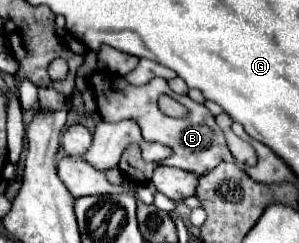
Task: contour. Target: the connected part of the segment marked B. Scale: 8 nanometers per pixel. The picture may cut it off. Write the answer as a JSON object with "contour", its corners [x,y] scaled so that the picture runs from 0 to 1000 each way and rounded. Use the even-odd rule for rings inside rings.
{"contour":[[[318,296],[318,305],[298,313],[298,354],[318,379],[324,461],[351,502],[452,494],[465,510],[465,527],[472,527],[472,551],[478,551],[485,584],[532,584],[532,593],[552,593],[552,601],[565,601],[579,617],[579,634],[559,658],[545,658],[538,675],[612,691],[625,708],[679,724],[679,716],[706,708],[732,667],[786,667],[786,650],[773,642],[773,626],[766,626],[766,609],[753,593],[739,527],[719,510],[712,469],[686,436],[645,420],[632,395],[592,395],[565,362],[559,329],[512,321],[485,354],[438,354],[405,313],[371,313],[365,296]],[[538,387],[559,387],[559,395],[585,403],[599,428],[612,428],[625,444],[625,477],[619,486],[552,477],[525,444],[525,403]]]}

